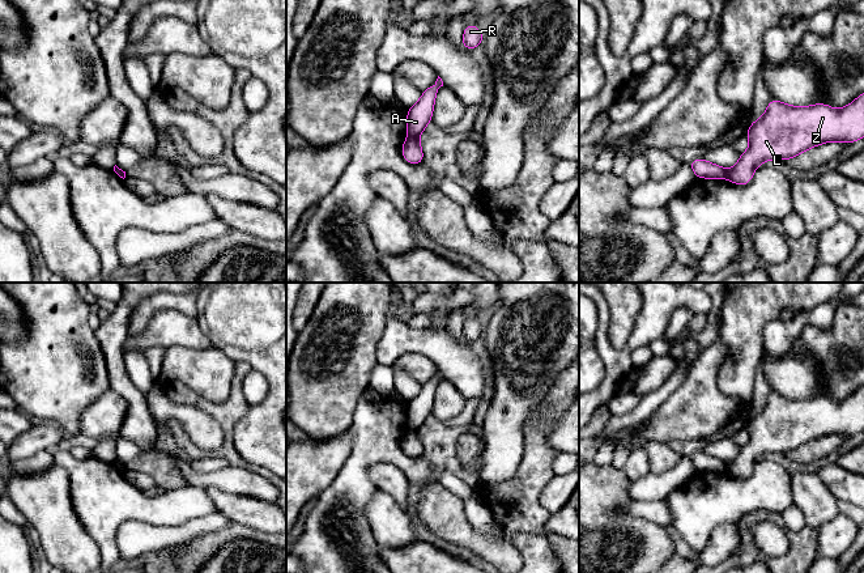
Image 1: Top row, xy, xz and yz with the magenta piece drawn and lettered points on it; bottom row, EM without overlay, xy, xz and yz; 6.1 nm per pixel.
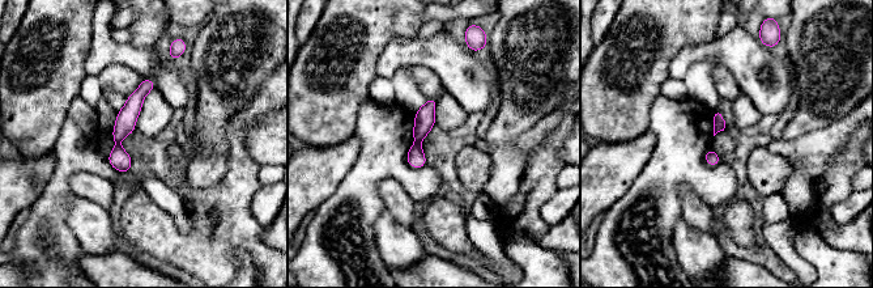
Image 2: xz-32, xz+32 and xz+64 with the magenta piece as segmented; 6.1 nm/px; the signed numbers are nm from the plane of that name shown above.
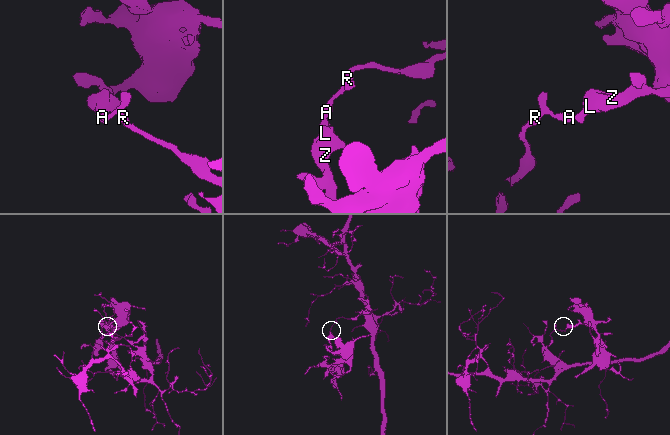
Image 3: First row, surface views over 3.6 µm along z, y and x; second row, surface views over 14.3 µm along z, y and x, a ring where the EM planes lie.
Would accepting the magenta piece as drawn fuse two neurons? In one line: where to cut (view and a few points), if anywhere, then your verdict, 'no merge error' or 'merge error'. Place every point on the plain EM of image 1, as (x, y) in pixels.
cut xz (409, 429), (417, 432); merge error

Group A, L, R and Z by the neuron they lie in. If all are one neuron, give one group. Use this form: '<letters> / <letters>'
A R / L Z

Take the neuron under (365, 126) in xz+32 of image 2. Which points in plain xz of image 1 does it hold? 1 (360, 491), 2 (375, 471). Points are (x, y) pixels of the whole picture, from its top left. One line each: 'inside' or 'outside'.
1: inside
2: outside

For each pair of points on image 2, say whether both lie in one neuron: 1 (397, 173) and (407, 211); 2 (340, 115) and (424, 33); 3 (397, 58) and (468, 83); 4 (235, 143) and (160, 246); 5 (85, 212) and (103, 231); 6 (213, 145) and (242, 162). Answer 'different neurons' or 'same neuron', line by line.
1: different neurons
2: different neurons
3: same neuron
4: same neuron
5: same neuron
6: different neurons

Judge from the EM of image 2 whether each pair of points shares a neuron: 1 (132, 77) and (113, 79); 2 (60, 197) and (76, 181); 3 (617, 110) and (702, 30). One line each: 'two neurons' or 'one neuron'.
1: one neuron
2: two neurons
3: one neuron

